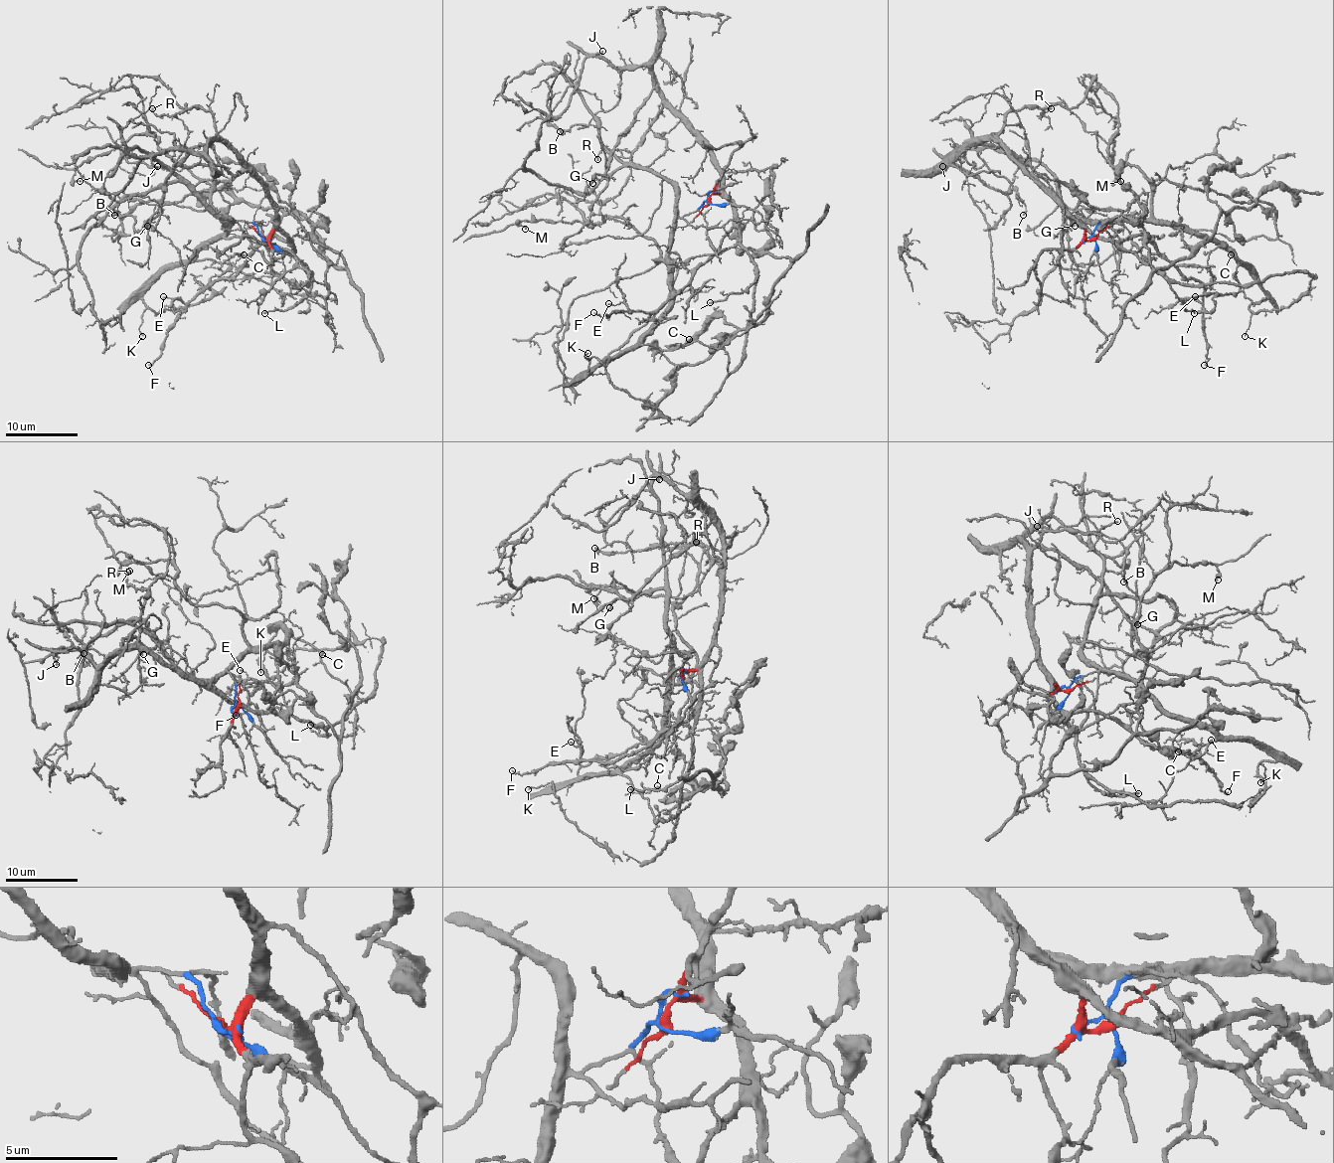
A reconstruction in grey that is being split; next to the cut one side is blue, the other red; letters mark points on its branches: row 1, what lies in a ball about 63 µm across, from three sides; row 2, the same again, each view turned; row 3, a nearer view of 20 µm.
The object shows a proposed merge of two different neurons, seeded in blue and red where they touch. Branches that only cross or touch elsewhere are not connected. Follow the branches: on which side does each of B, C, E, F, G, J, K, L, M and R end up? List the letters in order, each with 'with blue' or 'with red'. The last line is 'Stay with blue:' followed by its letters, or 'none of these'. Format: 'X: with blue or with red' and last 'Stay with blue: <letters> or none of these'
B: with blue
C: with blue
E: with red
F: with red
G: with red
J: with red
K: with blue
L: with red
M: with blue
R: with red
Stay with blue: B, C, K, M

